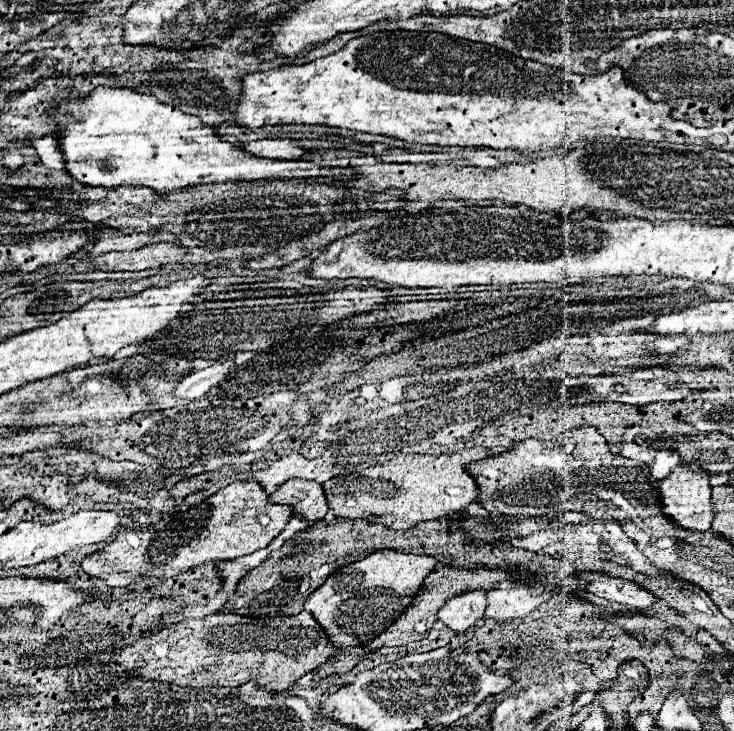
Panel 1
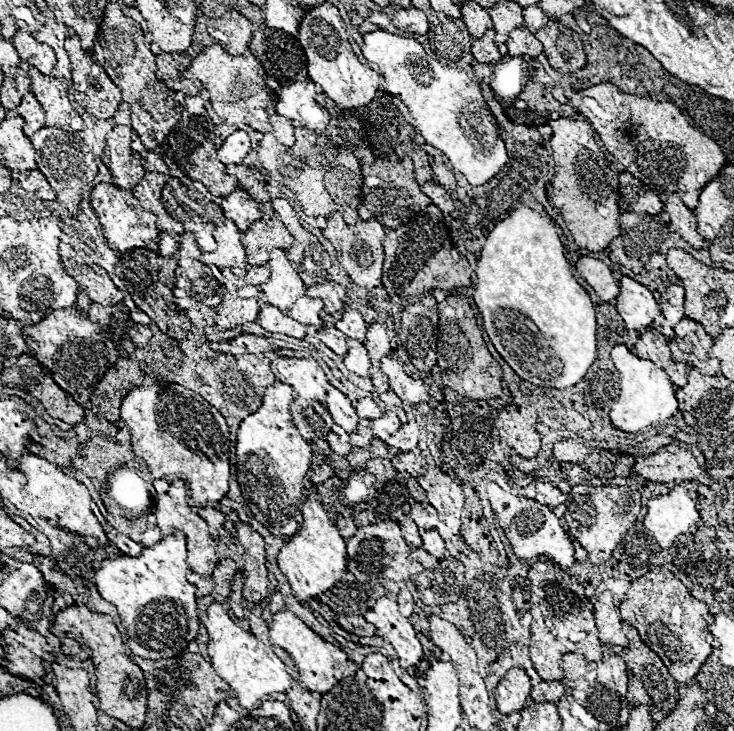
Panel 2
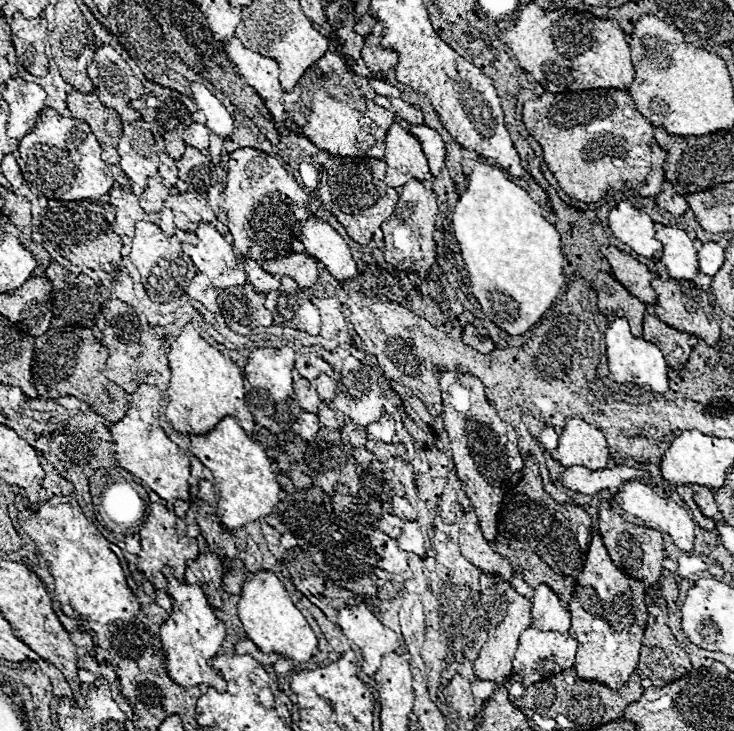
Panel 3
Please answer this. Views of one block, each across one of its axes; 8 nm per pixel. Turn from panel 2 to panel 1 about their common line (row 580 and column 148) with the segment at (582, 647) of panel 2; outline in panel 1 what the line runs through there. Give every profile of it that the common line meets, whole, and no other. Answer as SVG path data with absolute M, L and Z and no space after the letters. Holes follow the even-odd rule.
M240 480L228 484L198 506L192 506L188 512L158 522L150 530L120 528L114 542L86 556L80 566L88 576L102 578L108 586L118 588L130 586L140 576L172 578L204 562L234 560L266 548L284 530L290 516L292 508L270 504L256 480Z

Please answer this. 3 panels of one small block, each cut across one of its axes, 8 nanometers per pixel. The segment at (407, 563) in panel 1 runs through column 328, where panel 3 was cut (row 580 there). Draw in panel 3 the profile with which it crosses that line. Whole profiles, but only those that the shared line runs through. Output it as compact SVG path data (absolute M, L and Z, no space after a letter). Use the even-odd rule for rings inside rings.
M594 528L588 544L588 558L584 562L584 570L576 578L576 590L572 592L574 596L568 606L572 614L572 626L568 634L578 642L574 662L578 678L602 682L612 690L624 686L628 676L638 666L638 654L648 618L644 592L644 582L630 578L620 568L616 568L600 532Z

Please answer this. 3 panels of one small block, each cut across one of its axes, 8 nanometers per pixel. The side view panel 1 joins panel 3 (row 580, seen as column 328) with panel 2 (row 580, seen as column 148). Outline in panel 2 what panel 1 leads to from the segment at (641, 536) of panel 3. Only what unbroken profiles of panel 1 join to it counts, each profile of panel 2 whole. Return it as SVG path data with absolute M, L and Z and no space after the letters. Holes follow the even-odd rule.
M654 566L630 584L626 598L620 604L620 618L638 630L642 642L662 658L676 682L690 684L712 652L712 634L706 622L706 618L710 618L708 606L696 600L664 566Z

